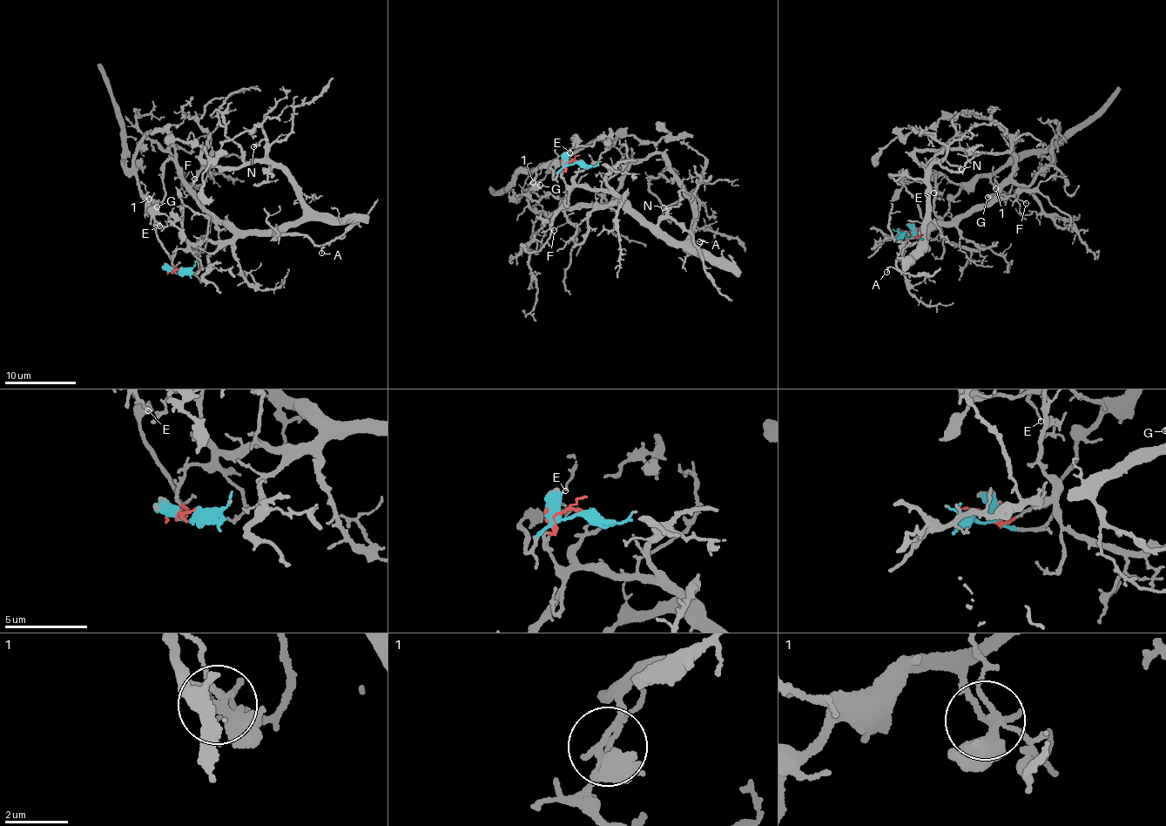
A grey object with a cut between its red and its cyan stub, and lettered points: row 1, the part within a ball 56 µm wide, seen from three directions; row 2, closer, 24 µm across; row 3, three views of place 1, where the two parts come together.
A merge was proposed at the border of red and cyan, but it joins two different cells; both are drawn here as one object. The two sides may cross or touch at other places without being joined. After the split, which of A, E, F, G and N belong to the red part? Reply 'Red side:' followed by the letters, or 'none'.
Red side: A, F, N

